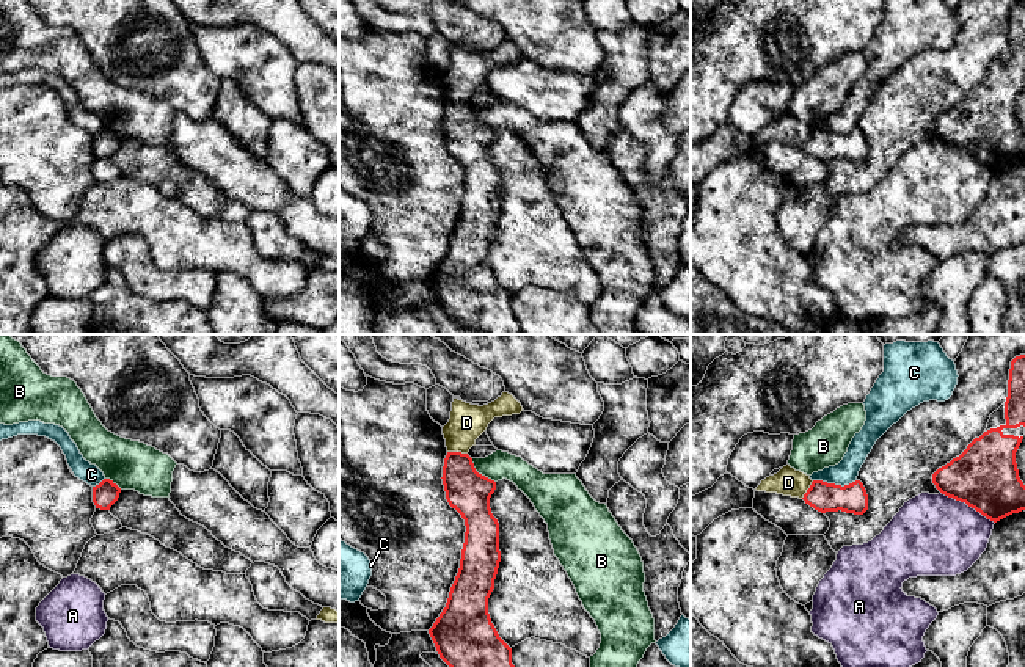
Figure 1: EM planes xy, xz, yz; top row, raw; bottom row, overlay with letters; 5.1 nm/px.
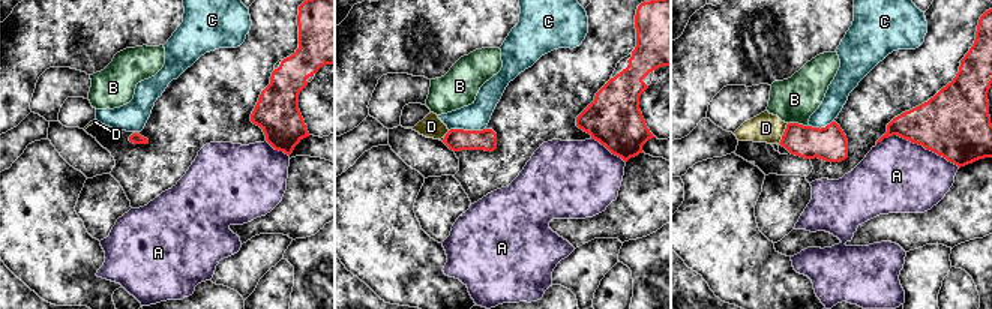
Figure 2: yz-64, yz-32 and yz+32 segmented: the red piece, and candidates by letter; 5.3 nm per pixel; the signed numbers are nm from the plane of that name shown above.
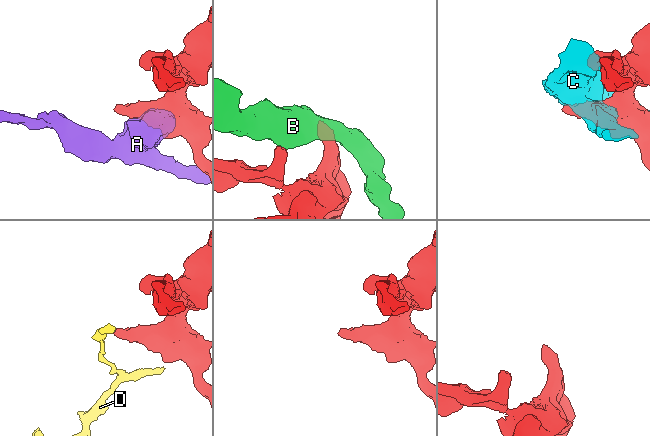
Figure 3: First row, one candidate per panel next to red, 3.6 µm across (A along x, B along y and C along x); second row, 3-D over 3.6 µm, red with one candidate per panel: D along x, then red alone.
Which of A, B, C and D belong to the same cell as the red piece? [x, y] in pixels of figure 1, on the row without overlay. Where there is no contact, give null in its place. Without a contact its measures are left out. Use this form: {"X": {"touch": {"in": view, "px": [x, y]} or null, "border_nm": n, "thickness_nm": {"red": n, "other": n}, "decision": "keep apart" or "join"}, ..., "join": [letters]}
{"A": {"touch": {"in": "yz", "px": [967, 153]}, "border_nm": 320, "thickness_nm": {"red": 340, "other": 420}, "decision": "keep apart"}, "B": {"touch": {"in": "xz", "px": [481, 123]}, "border_nm": 180, "thickness_nm": {"red": 220, "other": 150}, "decision": "keep apart"}, "C": {"touch": {"in": "yz", "px": [834, 132]}, "border_nm": 220, "thickness_nm": {"red": 150, "other": 120}, "decision": "keep apart"}, "D": {"touch": {"in": "xz", "px": [457, 101]}, "border_nm": 110, "thickness_nm": {"red": 220, "other": 180}, "decision": "keep apart"}, "join": []}

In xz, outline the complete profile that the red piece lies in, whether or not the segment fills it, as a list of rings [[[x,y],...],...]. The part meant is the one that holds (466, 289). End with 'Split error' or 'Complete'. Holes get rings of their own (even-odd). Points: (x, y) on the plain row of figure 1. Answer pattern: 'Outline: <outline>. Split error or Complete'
Outline: [[[447,100],[443,115],[446,148],[465,168],[466,180],[460,217],[450,235],[446,256],[429,278],[440,306],[460,325],[483,334],[524,334],[512,312],[512,297],[499,286],[488,262],[488,246],[494,237],[501,199],[499,171],[490,157],[496,130],[479,122],[472,107],[461,100]]]. Complete

